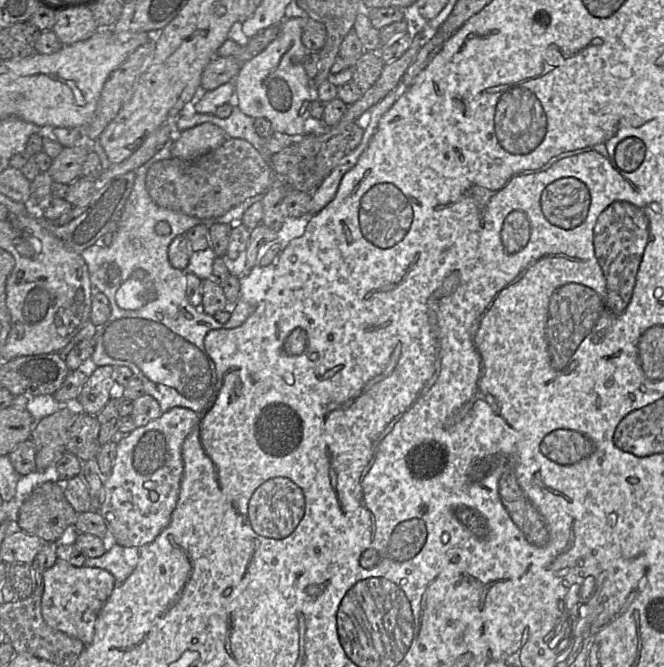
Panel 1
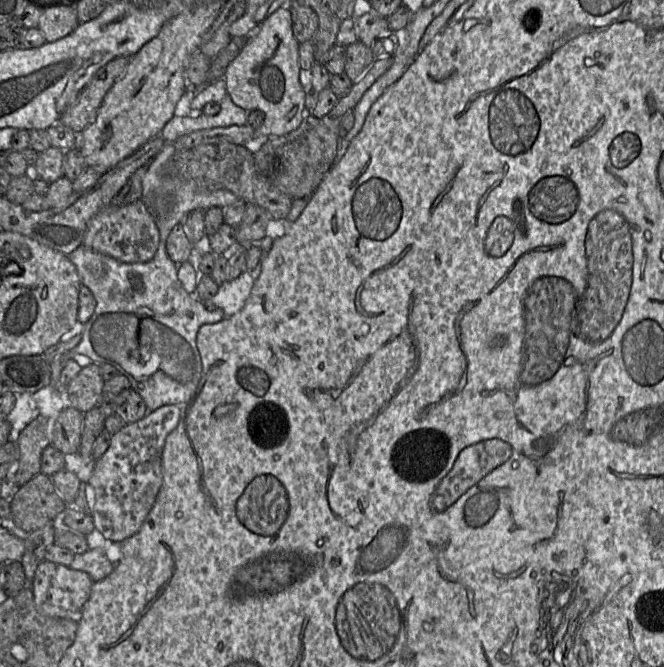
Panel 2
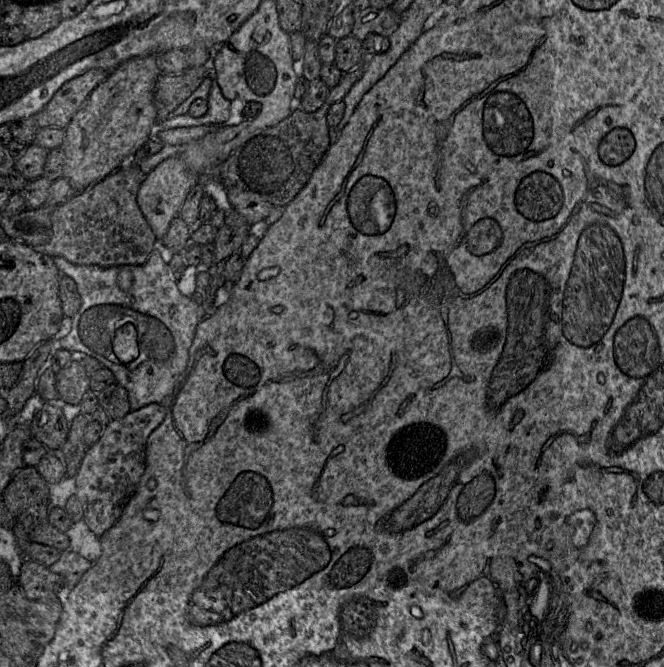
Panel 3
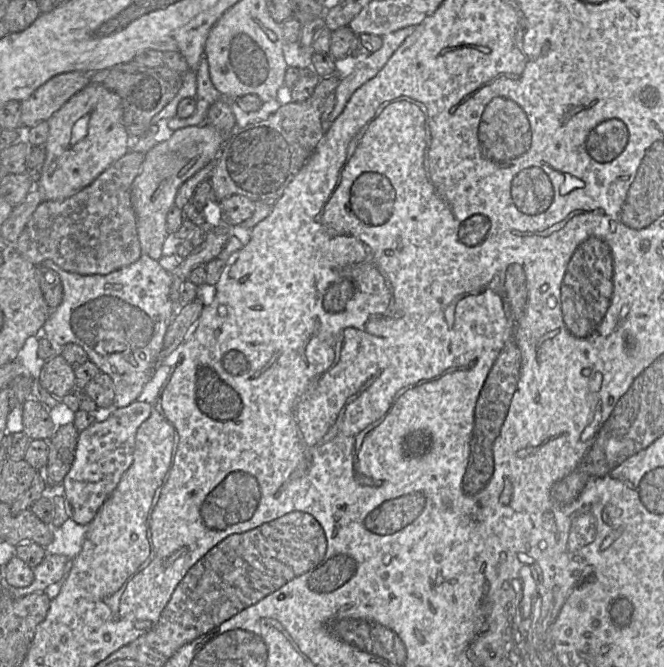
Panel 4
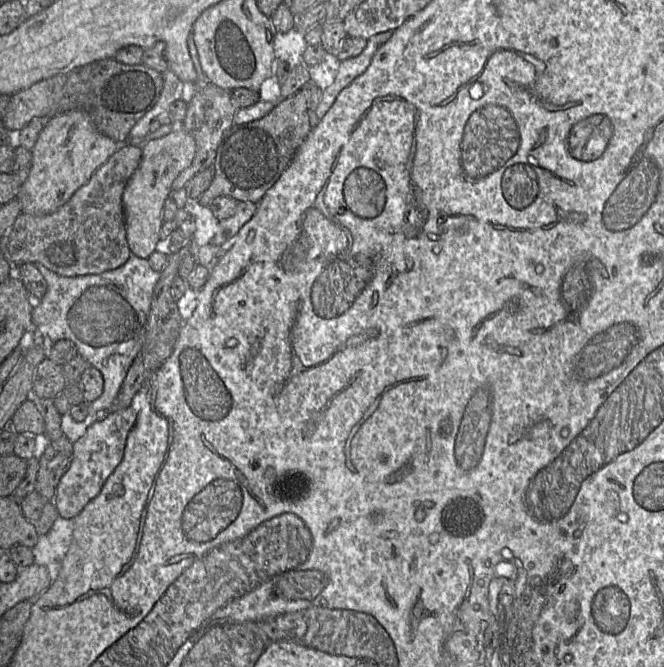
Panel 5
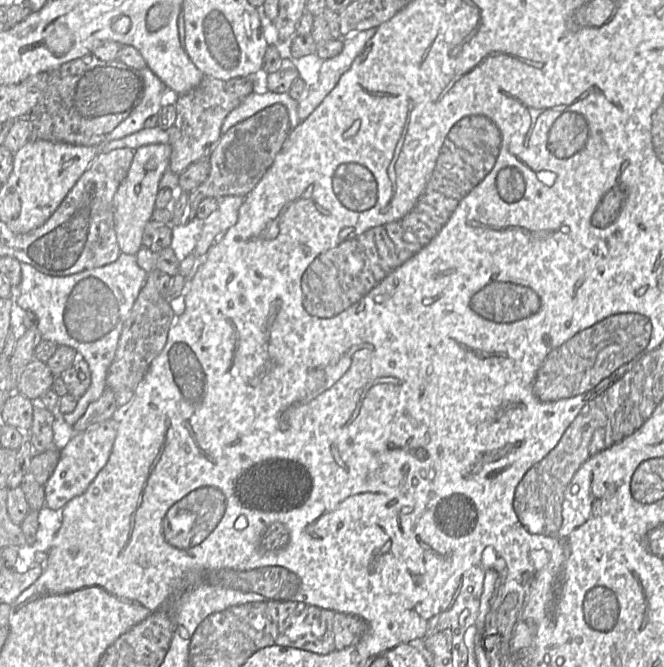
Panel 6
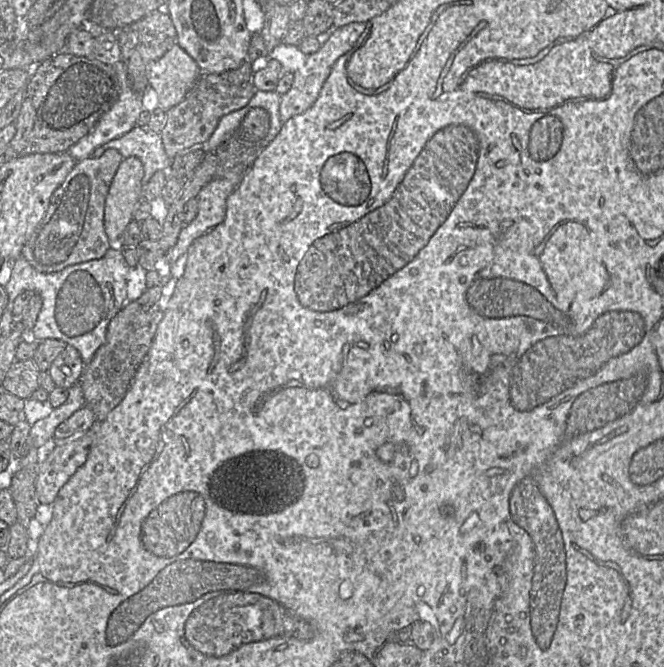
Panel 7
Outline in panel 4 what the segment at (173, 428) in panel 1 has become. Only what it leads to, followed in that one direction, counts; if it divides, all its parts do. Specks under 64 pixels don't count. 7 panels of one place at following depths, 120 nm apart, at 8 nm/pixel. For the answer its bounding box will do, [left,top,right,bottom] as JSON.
[63,401,151,525]

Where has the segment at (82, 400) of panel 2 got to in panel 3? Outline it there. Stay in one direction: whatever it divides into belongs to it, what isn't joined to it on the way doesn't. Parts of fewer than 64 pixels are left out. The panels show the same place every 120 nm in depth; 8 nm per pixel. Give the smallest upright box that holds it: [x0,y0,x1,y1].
[56,360,90,406]

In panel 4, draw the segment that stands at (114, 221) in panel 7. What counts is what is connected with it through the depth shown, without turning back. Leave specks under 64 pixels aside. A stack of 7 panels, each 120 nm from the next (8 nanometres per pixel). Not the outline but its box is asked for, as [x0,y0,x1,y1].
[131,125,227,261]

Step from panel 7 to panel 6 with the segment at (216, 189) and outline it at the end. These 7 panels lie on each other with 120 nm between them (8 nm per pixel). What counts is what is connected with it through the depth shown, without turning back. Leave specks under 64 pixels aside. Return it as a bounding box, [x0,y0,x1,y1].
[192,196,245,257]

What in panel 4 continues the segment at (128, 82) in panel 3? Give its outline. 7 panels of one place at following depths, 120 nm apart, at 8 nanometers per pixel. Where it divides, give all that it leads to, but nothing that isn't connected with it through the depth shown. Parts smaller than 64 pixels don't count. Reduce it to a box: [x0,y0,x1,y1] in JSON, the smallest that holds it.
[35,83,133,202]

